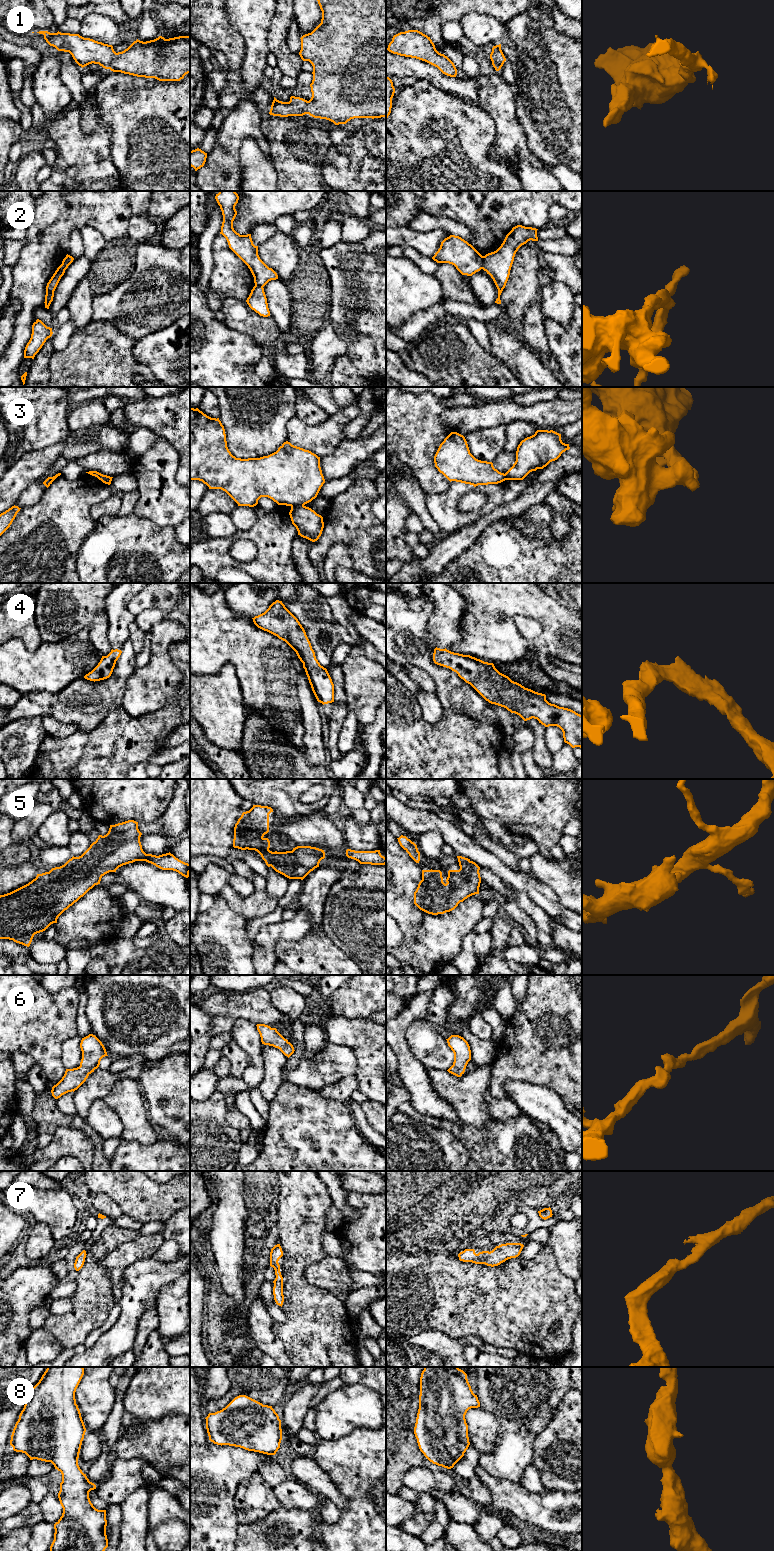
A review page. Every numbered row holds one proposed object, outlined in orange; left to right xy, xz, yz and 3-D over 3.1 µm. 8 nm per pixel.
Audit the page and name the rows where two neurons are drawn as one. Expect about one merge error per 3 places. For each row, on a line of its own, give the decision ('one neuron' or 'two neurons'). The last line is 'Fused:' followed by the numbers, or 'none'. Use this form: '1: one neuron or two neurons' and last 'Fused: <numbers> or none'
1: one neuron
2: two neurons
3: two neurons
4: one neuron
5: one neuron
6: one neuron
7: one neuron
8: one neuron
Fused: 2, 3

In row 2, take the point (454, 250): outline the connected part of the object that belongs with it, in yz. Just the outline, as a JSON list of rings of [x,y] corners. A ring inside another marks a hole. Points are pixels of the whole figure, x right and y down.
[[[459,236],[445,238],[432,257],[437,263],[449,263],[462,274],[472,276],[482,269],[483,256]]]

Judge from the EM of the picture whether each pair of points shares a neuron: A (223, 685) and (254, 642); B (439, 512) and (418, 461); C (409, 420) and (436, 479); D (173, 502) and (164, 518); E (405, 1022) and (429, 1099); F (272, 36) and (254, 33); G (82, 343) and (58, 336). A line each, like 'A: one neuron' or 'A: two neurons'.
A: two neurons
B: two neurons
C: one neuron
D: one neuron
E: one neuron
F: two neurons
G: two neurons

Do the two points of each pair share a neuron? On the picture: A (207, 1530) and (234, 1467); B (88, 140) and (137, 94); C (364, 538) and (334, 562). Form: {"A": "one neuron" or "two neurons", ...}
{"A": "one neuron", "B": "two neurons", "C": "two neurons"}

